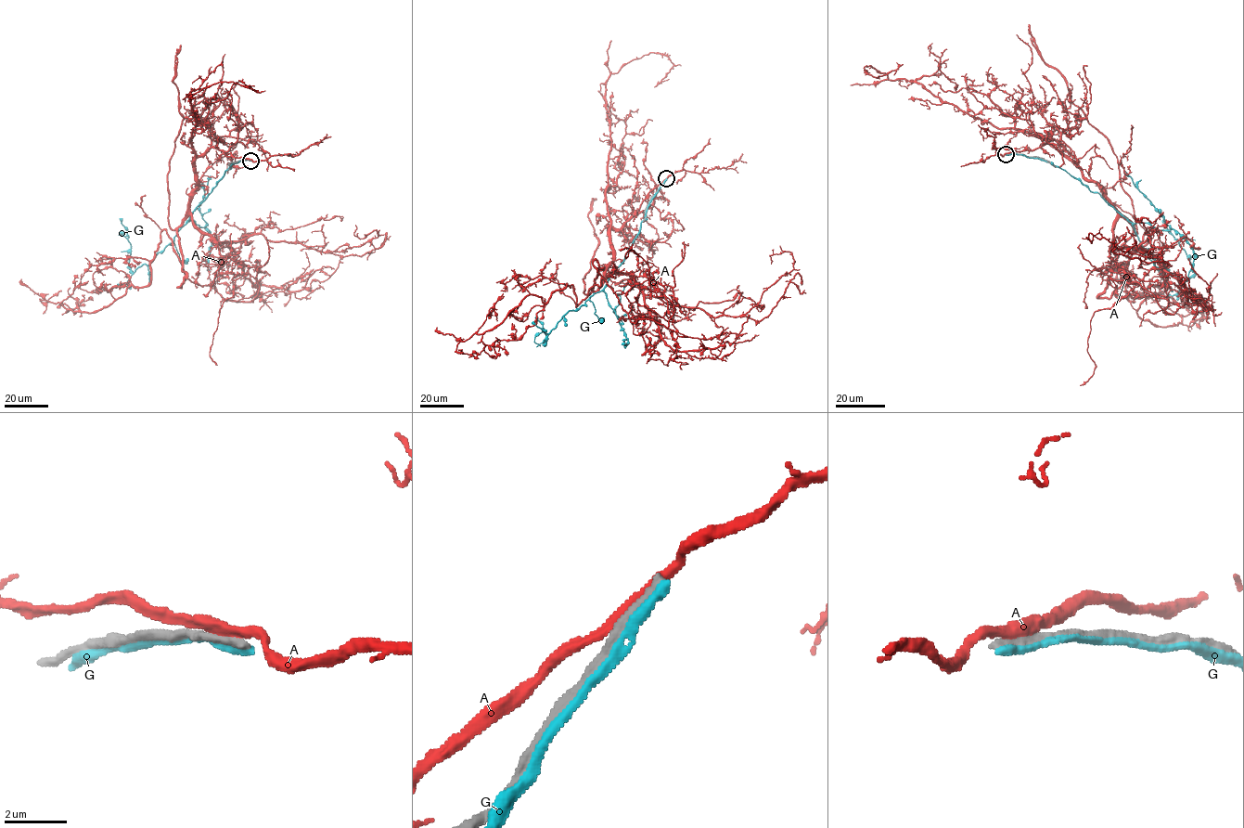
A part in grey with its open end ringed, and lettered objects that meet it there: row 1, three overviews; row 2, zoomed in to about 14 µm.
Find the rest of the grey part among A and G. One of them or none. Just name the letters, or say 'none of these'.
none of these

